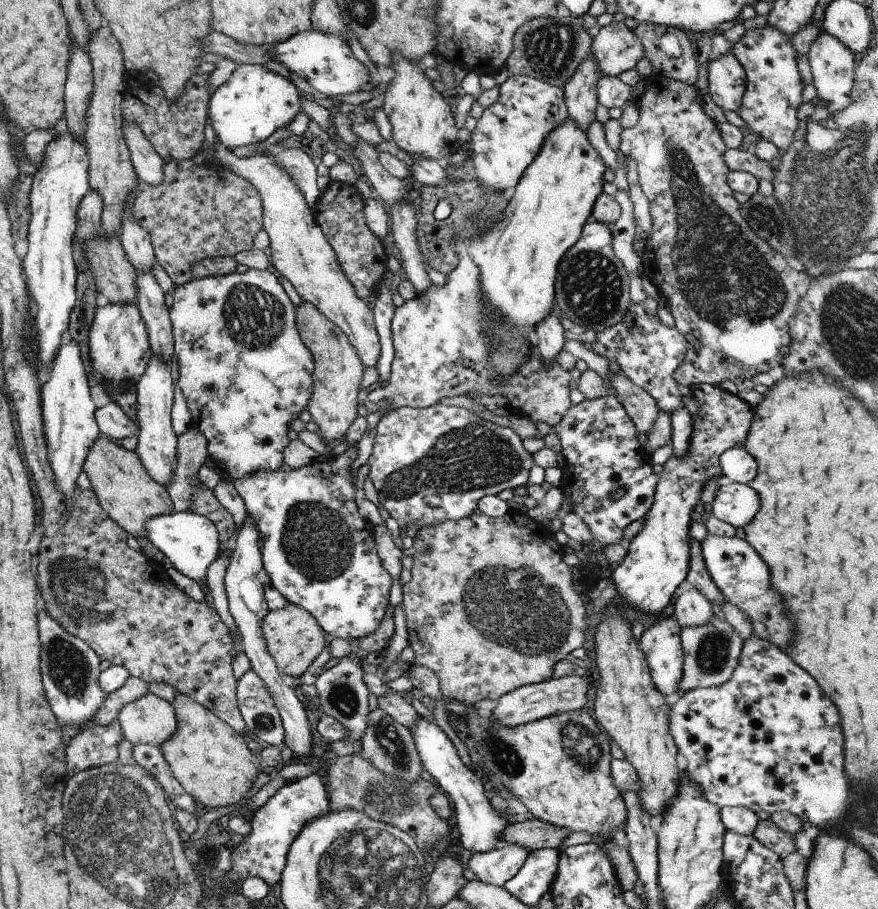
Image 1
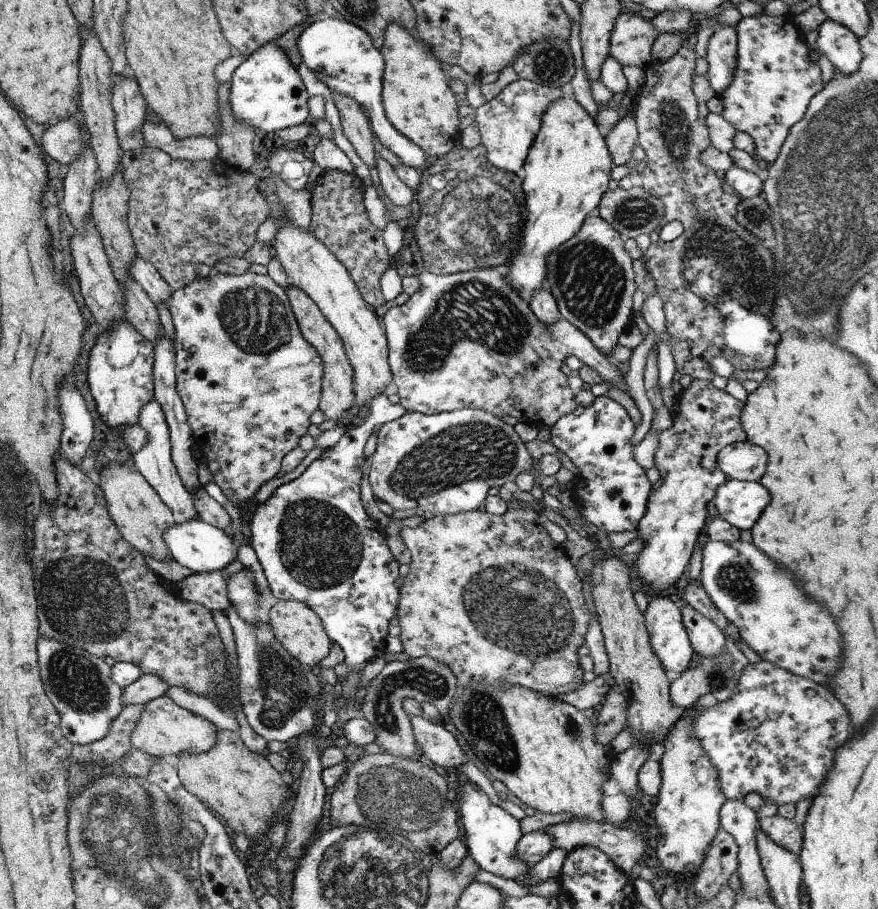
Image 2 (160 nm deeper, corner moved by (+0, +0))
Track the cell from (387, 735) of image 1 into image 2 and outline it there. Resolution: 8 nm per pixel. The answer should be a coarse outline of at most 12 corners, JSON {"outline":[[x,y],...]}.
{"outline":[[427,655],[390,661],[366,686],[363,718],[375,744],[417,758],[404,699],[446,717],[457,692]]}

